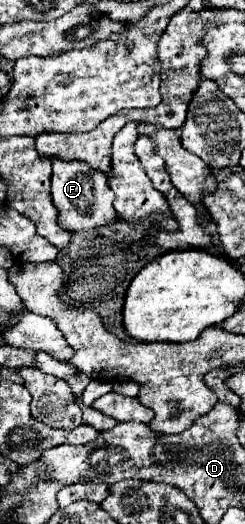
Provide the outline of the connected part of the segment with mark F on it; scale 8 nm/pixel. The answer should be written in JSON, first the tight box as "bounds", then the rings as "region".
{"bounds":[52,160,116,234],"region":[[[52,160],[52,202],[58,210],[60,228],[72,234],[116,222],[116,210],[112,206],[114,196],[106,176],[102,172],[92,172],[86,164],[64,164],[62,160]]]}

